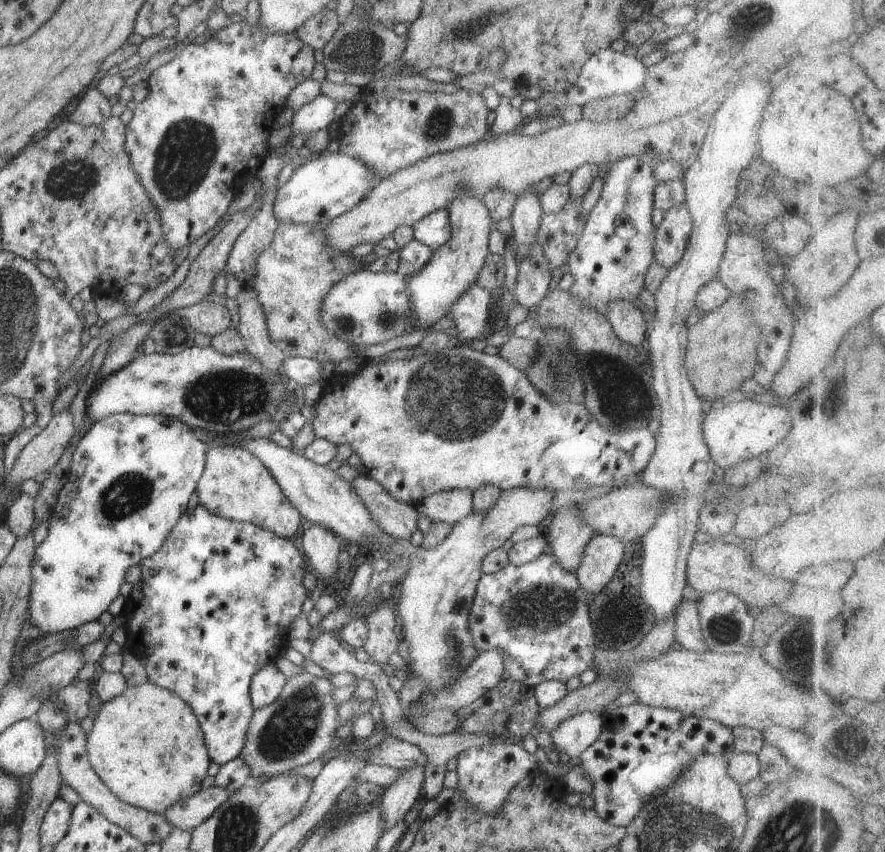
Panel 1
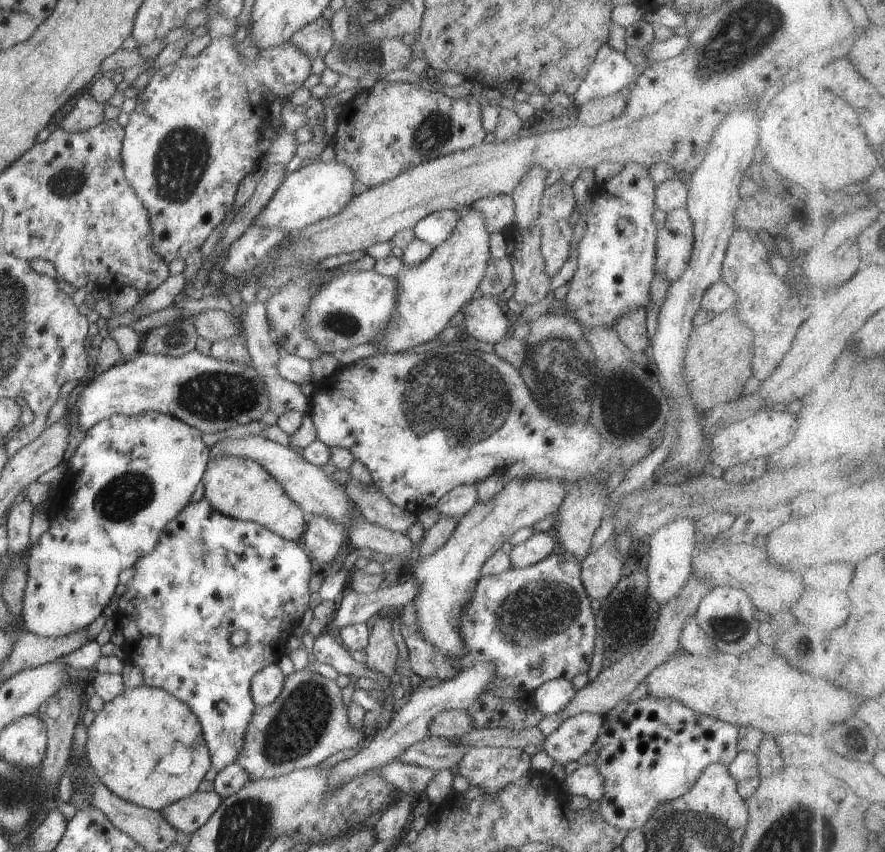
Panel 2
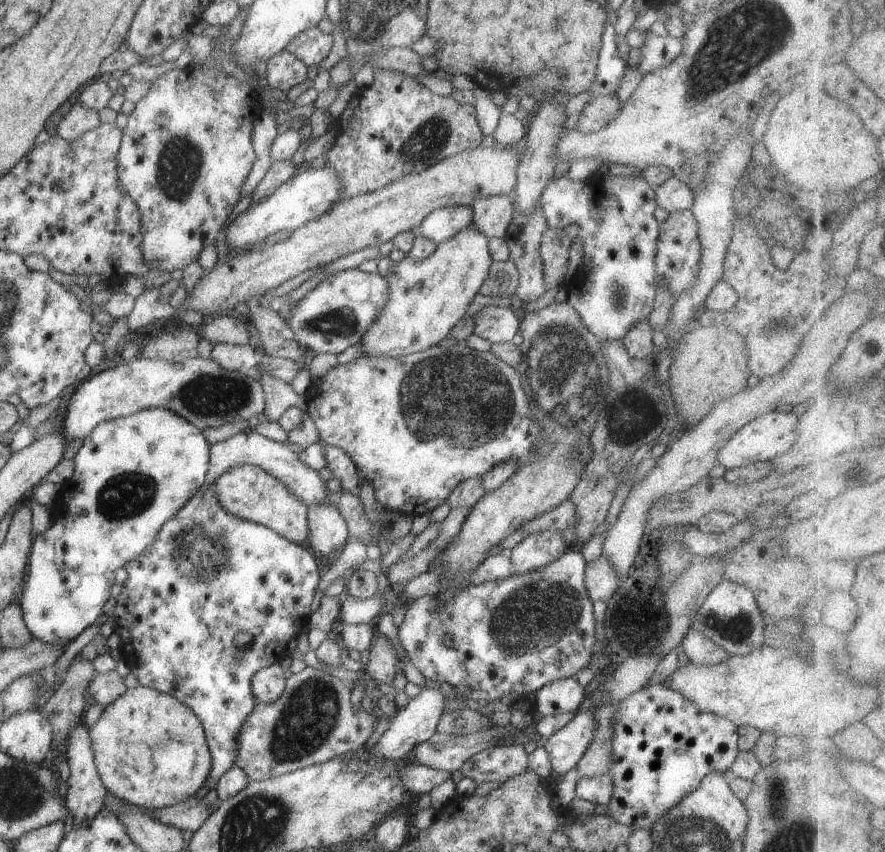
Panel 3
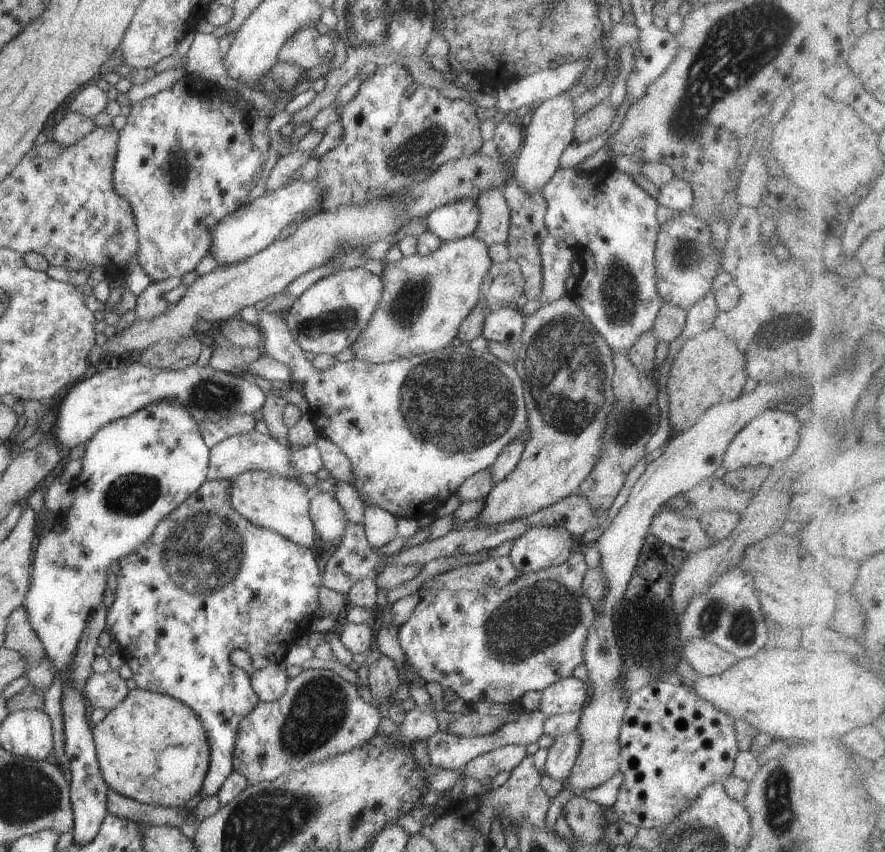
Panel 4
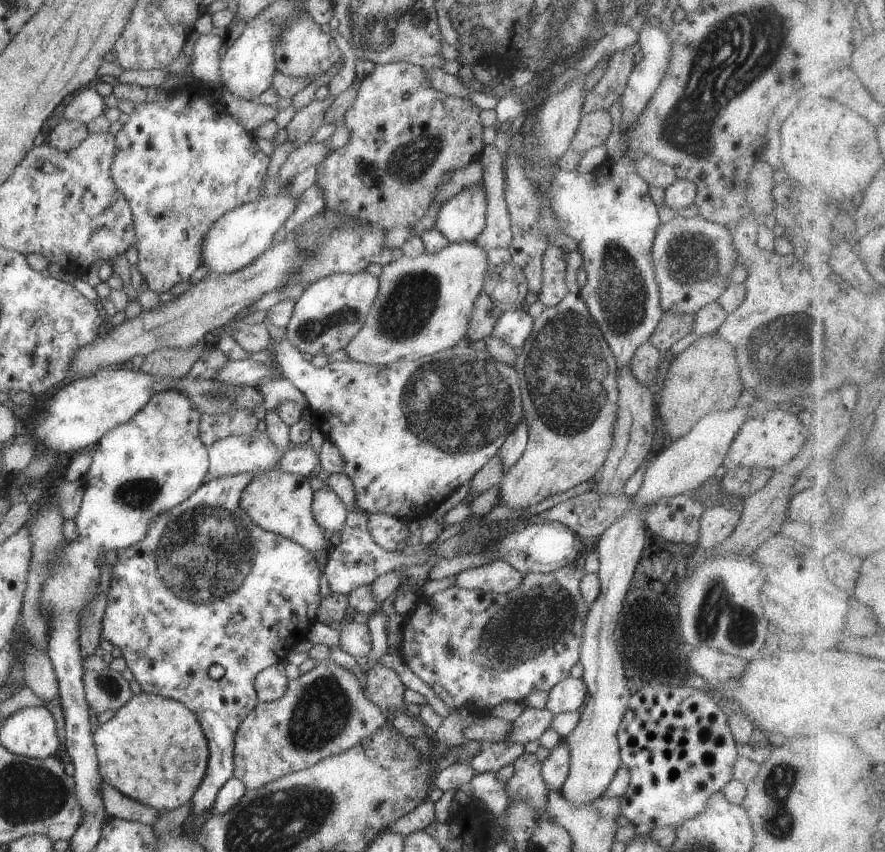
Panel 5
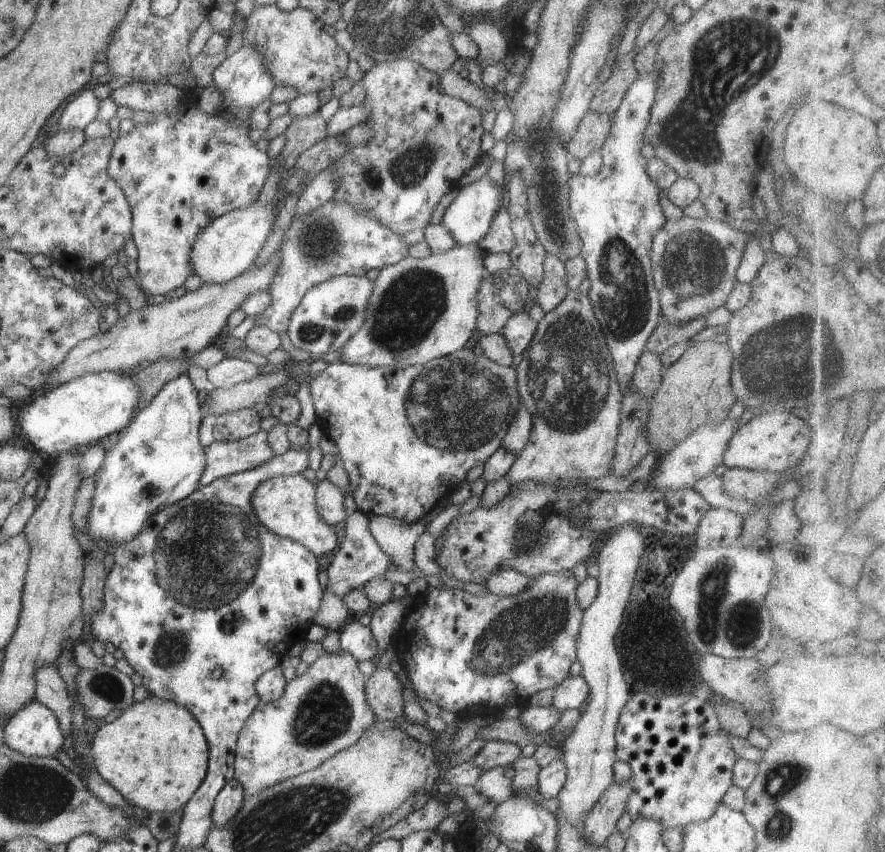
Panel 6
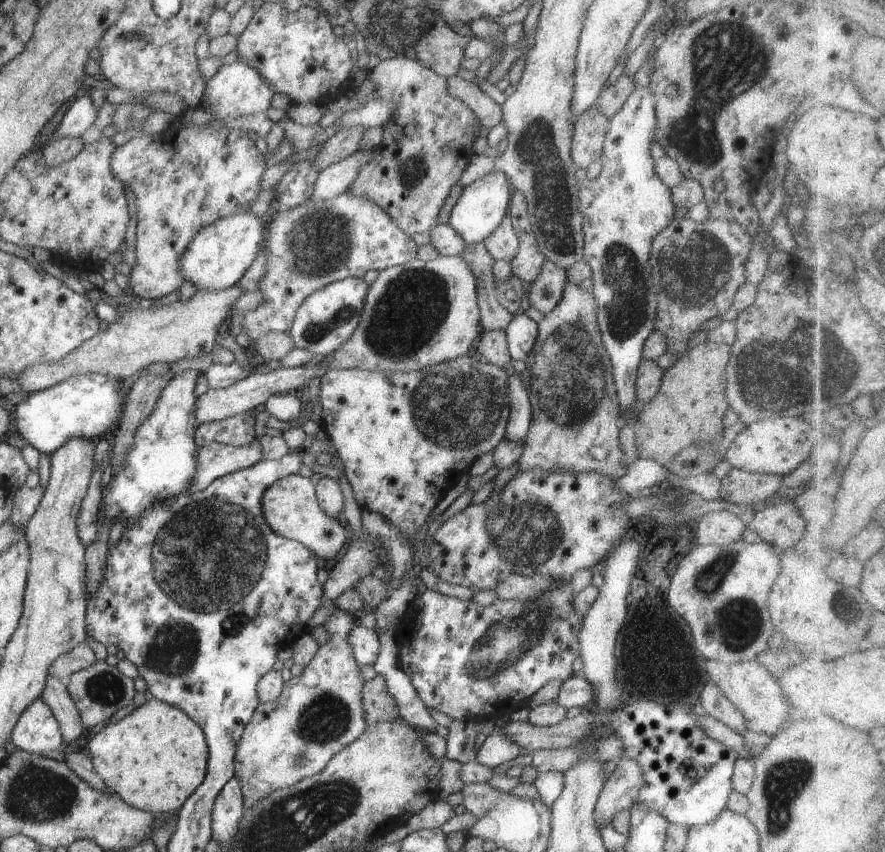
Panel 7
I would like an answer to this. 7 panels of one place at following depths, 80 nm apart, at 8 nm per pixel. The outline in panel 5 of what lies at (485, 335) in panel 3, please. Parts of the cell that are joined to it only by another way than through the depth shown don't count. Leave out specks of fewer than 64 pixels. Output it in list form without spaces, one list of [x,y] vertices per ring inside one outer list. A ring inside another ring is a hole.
[[[525,307],[515,311],[504,310],[502,316],[498,316],[498,322],[494,324],[494,330],[489,336],[506,342],[511,348],[522,348],[533,325],[534,319],[526,312]]]

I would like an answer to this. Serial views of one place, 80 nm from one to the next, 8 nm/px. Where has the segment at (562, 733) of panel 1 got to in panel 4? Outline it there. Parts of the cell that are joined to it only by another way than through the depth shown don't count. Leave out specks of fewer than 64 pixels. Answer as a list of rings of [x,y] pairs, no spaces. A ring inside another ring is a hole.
[[[578,726],[573,732],[556,737],[550,746],[543,774],[548,774],[550,778],[564,783],[570,777],[572,768],[578,760],[580,746],[582,738],[578,734]]]

